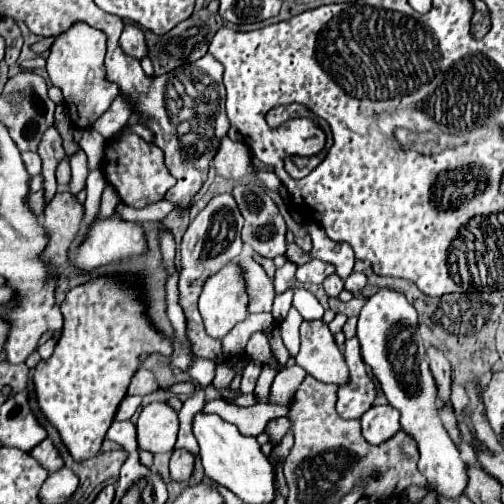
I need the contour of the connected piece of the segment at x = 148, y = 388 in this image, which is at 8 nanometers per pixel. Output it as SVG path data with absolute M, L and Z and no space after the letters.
M141 367L141 369L133 375L133 379L131 379L131 385L129 385L129 389L127 389L127 395L147 395L147 393L151 393L151 391L155 391L155 389L157 389L157 381L155 381L153 373Z

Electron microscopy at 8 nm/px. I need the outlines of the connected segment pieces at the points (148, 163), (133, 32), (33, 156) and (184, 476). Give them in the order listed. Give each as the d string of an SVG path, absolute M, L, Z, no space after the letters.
M135 133L121 135L119 139L107 143L105 161L103 161L103 175L115 187L121 201L125 205L137 207L137 209L145 207L149 203L161 201L165 197L167 189L171 189L175 185L173 175L167 171L167 167L163 163L163 151L157 145L143 141Z
M125 23L119 45L127 55L131 55L135 59L141 59L143 55L147 55L147 45L145 45L145 39L143 39L143 31L133 23Z
M25 151L25 153L23 153L23 163L25 163L29 175L39 175L39 173L41 173L41 159L39 159L37 153Z
M175 449L173 451L173 457L171 457L171 465L169 465L169 471L171 471L171 479L173 481L187 481L193 473L193 455L183 451L183 449Z

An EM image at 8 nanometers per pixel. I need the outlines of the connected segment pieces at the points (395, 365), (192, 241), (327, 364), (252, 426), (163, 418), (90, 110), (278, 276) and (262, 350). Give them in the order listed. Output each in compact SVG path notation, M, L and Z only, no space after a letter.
M391 287L379 289L366 300L357 323L361 341L361 355L367 365L375 369L375 377L387 395L389 405L401 411L401 427L419 445L419 471L429 485L447 499L457 499L467 487L467 465L461 461L455 443L443 427L435 405L435 381L425 357L423 339L417 333L417 311L403 293Z
M223 193L223 195L215 195L207 207L191 221L191 225L185 231L185 237L181 241L181 271L179 271L179 293L181 293L181 307L185 311L187 317L187 337L193 343L193 353L197 353L199 357L205 359L213 359L213 361L221 361L227 359L227 355L221 351L221 341L213 339L205 333L203 329L203 321L201 315L197 311L197 299L201 293L203 283L215 275L223 265L227 265L229 261L237 259L241 253L241 225L243 225L243 217L237 209L235 197L231 193Z
M323 321L301 323L301 349L295 355L295 361L309 375L323 383L341 385L349 377L343 353Z
M215 399L205 403L203 407L207 413L217 413L223 421L235 423L243 435L257 437L263 433L269 419L287 415L287 405L271 405L271 403L257 403L253 407L239 407L225 399Z
M149 403L141 409L137 419L139 449L145 449L149 453L173 451L177 431L177 413L167 403Z
M73 23L67 31L55 37L49 57L47 57L47 73L55 87L59 87L65 95L65 105L75 127L85 129L91 127L113 103L119 89L115 83L105 79L105 35L99 29L91 29L85 23Z
M289 261L281 269L277 269L277 273L275 273L275 291L277 293L283 293L283 291L295 287L295 269L297 267Z
M255 333L255 335L249 339L245 351L247 351L253 359L257 359L257 361L265 361L265 363L269 363L269 365L275 365L275 369L279 367L279 361L275 359L275 355L273 355L273 351L271 351L271 347L269 347L269 341L267 341L267 337L265 337L263 333Z

